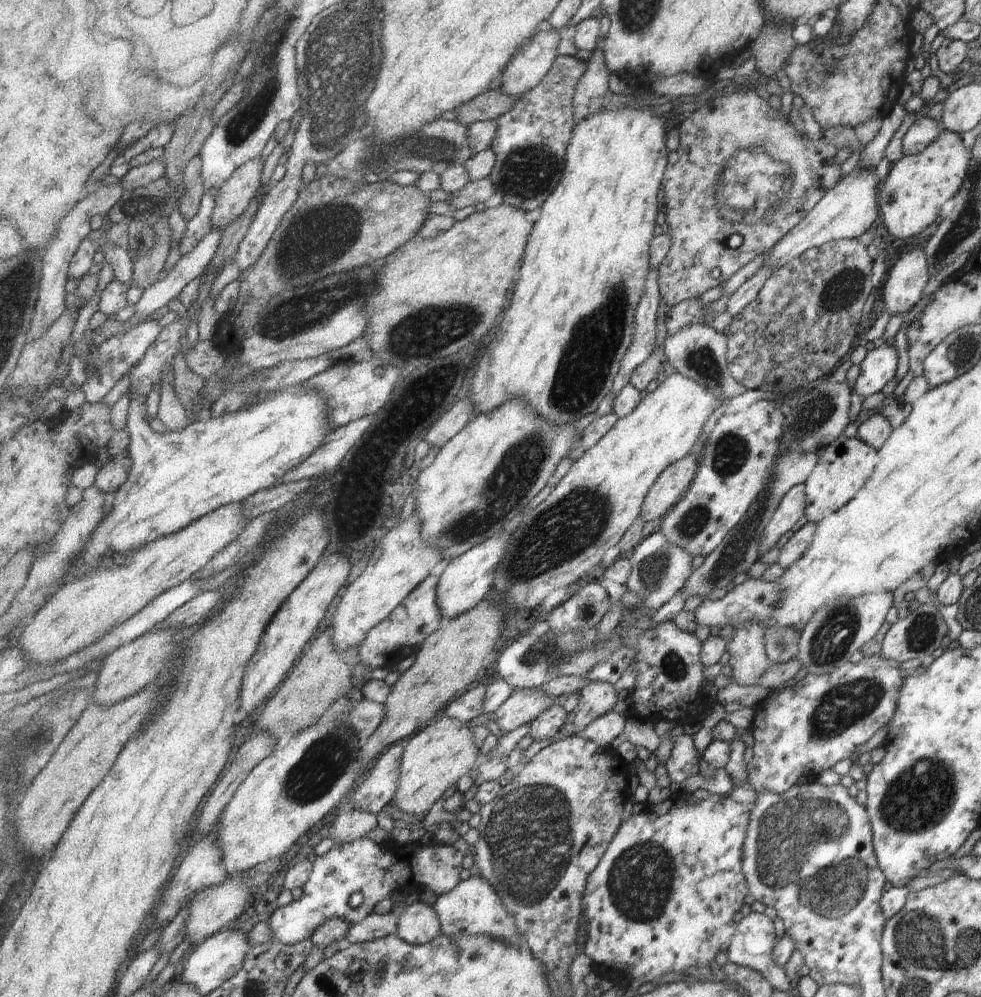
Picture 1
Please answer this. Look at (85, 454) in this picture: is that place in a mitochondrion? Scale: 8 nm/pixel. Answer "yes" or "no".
no

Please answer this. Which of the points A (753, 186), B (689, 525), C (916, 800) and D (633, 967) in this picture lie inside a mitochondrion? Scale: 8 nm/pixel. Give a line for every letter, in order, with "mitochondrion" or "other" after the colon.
A: mitochondrion
B: mitochondrion
C: mitochondrion
D: other

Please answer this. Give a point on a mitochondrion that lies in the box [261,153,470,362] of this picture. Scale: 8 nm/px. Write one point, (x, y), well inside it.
(326, 235)

